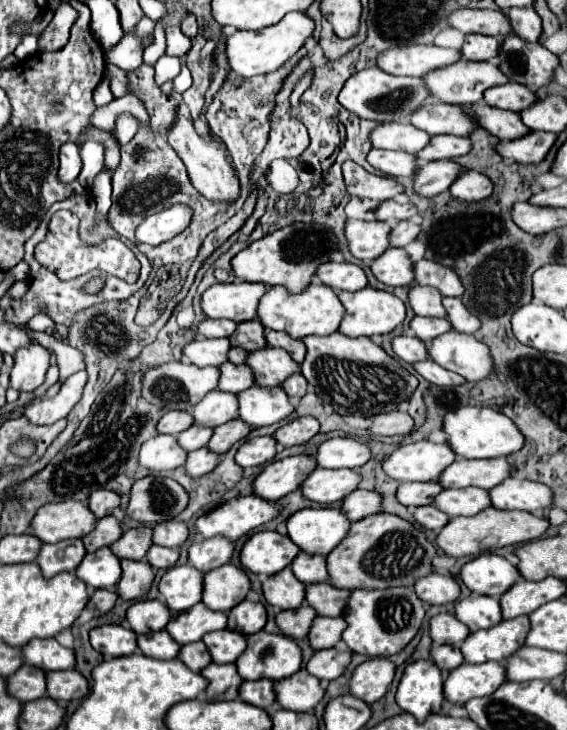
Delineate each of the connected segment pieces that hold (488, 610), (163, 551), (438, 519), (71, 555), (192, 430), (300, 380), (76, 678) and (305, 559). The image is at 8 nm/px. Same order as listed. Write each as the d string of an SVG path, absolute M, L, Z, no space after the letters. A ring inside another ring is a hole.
M472 594L470 598L456 602L456 618L466 626L470 626L470 632L492 628L494 624L500 624L504 620L500 600L478 594Z
M152 546L146 554L146 560L148 564L152 564L154 568L172 568L176 564L180 556L180 550L178 548L164 548L164 546Z
M420 506L420 508L416 508L414 516L416 516L418 524L422 524L424 528L430 528L430 530L436 530L436 532L440 532L446 526L446 522L450 522L450 516L446 516L442 510L438 510L434 506Z
M62 540L56 544L44 544L38 556L38 564L44 576L54 576L64 570L66 572L76 570L84 556L86 556L86 548L82 540Z
M190 426L188 430L180 432L178 436L178 444L186 450L186 452L192 452L192 450L198 450L202 446L206 446L210 442L210 436L214 434L212 428L198 428L198 426Z
M294 374L294 376L290 376L284 384L282 384L282 388L286 390L286 394L290 396L290 398L302 398L304 394L306 394L306 390L308 390L308 382L306 382L306 378L302 376L302 374Z
M78 670L46 672L48 696L56 702L82 700L88 694L88 680Z
M300 552L294 562L292 570L298 580L304 584L314 584L314 582L328 582L328 570L326 570L326 558L324 556L310 556L306 552Z

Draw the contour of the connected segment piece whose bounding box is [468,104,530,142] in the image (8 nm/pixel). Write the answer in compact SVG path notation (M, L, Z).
M486 104L468 106L468 112L470 112L470 116L474 116L480 122L482 128L486 128L494 136L498 136L502 142L516 140L516 138L530 134L530 128L526 128L522 124L522 118L518 116L518 112L490 108Z

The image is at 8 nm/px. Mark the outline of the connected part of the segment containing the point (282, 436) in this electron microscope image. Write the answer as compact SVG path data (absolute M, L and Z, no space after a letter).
M306 416L306 418L296 418L296 420L284 424L282 428L278 428L274 438L284 448L290 448L296 444L306 444L314 434L318 434L318 430L320 430L318 420L312 416Z

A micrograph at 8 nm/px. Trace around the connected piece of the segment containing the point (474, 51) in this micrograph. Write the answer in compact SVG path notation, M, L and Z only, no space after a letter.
M468 34L462 46L462 58L464 60L490 60L498 54L498 44L500 40L494 36L484 36L484 34Z

